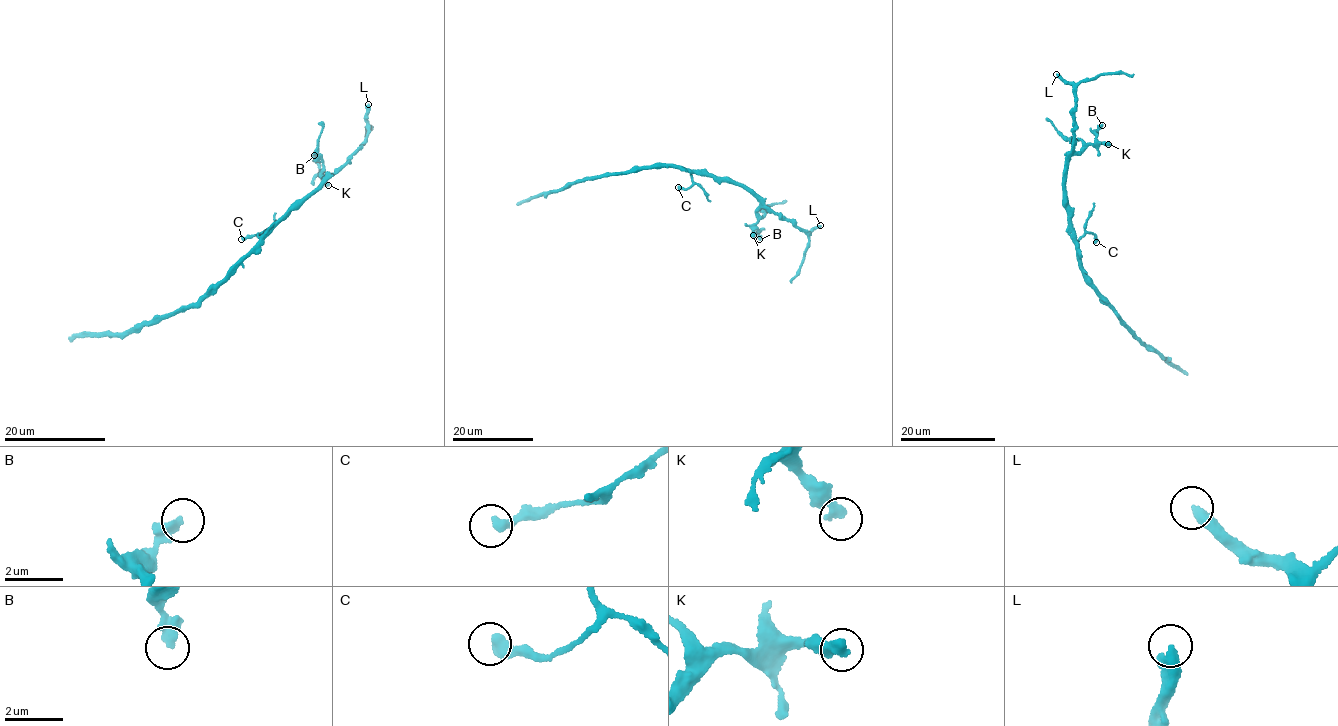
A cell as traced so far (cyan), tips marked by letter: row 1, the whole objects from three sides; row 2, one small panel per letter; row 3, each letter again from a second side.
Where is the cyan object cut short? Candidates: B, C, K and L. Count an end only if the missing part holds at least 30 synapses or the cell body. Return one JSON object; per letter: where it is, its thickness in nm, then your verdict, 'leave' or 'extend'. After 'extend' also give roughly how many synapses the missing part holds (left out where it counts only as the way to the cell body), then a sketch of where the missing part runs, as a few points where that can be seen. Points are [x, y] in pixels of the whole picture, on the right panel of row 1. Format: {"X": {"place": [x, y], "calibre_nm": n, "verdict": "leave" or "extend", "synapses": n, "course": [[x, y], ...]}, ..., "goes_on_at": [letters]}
{"B": {"place": [1102, 125], "calibre_nm": 400, "verdict": "leave"}, "C": {"place": [1096, 242], "calibre_nm": 380, "verdict": "leave"}, "K": {"place": [1108, 144], "calibre_nm": 360, "verdict": "leave"}, "L": {"place": [1056, 74], "calibre_nm": 360, "verdict": "extend", "synapses": 45, "course": [[1056, 74], [1058, 57], [1046, 43], [1037, 36], [1023, 36]]}, "goes_on_at": ["L"]}

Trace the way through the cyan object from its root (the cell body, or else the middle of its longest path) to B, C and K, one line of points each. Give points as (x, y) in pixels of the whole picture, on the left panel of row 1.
B: (261, 241), (292, 205), (313, 191), (326, 177), (320, 173), (319, 161), (314, 155)
C: (261, 241), (257, 235), (260, 233), (241, 239)
K: (261, 241), (292, 205), (322, 182), (326, 177), (320, 173), (328, 185)

